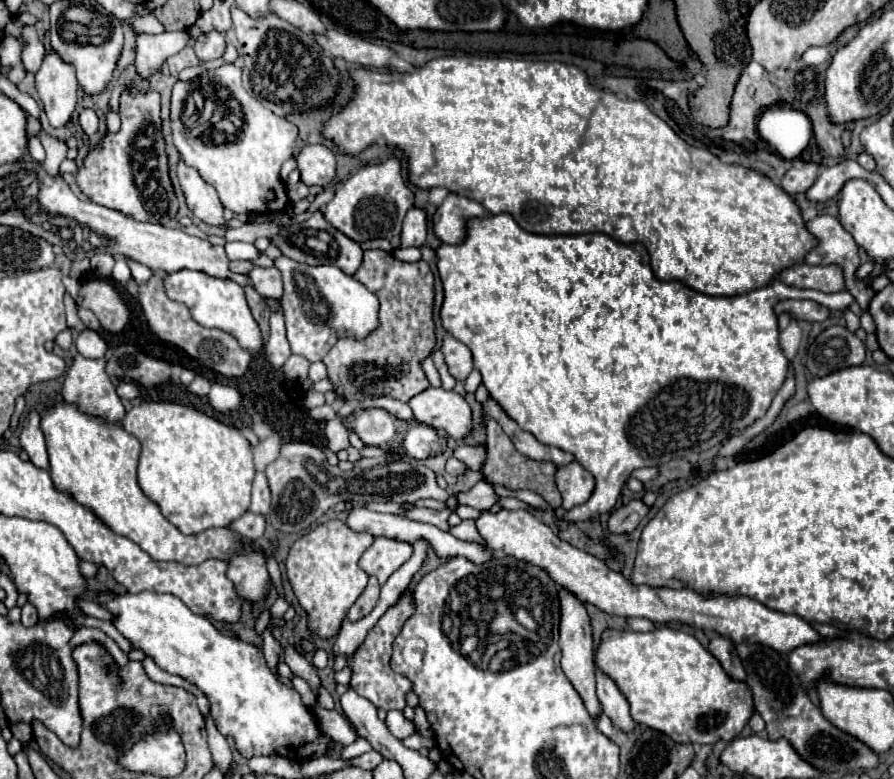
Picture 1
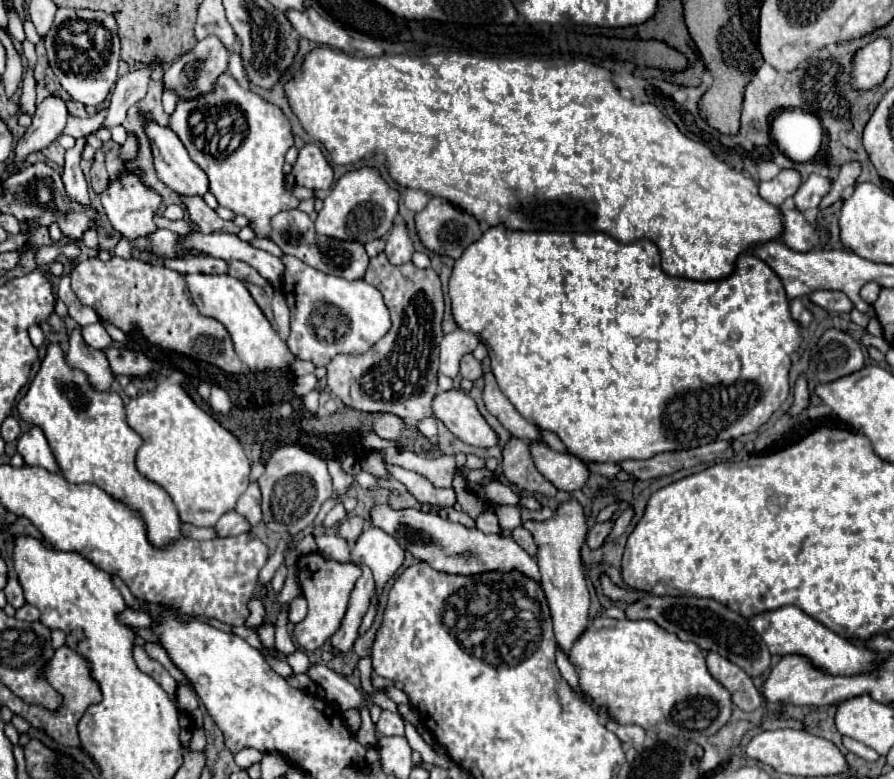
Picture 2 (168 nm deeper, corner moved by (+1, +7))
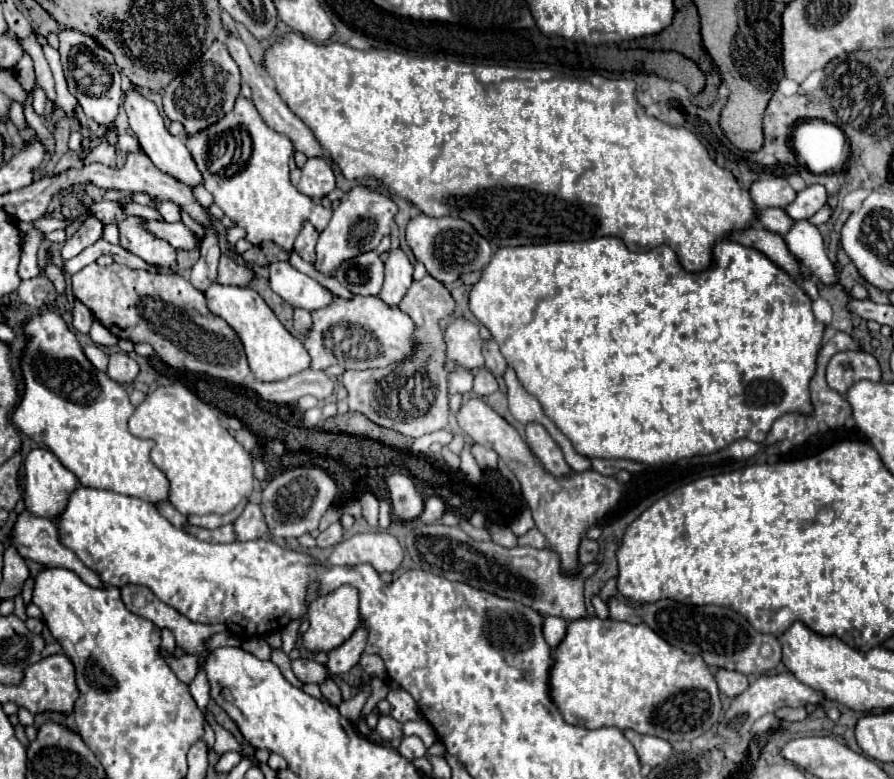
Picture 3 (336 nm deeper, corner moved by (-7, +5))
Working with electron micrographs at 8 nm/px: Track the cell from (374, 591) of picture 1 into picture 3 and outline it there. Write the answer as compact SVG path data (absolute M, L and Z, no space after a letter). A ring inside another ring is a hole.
M359 624L359 628L353 632L351 638L347 638L341 646L329 652L329 660L327 660L329 674L349 672L359 662L365 650L365 644L367 644L367 628L365 624Z

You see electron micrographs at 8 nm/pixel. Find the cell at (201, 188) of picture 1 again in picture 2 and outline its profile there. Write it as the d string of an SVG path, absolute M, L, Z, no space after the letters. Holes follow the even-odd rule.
M147 118L147 122L145 122L145 134L147 134L147 140L151 144L153 166L155 166L157 178L161 182L165 182L177 194L185 194L185 196L195 196L195 194L203 196L209 190L209 180L207 180L205 172L191 160L191 156L187 154L183 142L177 138L177 134L171 128L159 126L153 118Z

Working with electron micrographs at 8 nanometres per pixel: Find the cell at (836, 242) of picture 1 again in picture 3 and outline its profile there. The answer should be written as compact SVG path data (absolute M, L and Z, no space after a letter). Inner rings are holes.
M763 208L763 210L759 210L759 222L767 230L771 230L779 236L785 236L791 230L791 226L795 224L795 220L783 208Z

